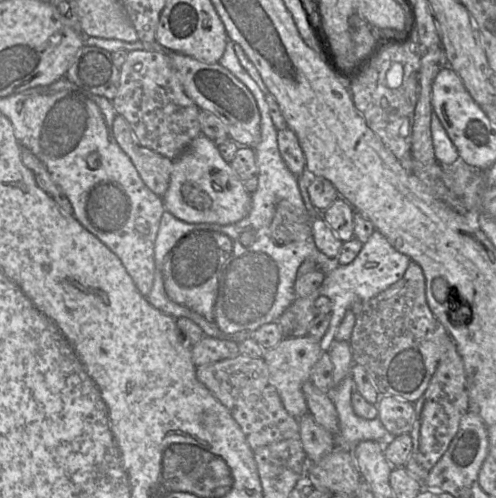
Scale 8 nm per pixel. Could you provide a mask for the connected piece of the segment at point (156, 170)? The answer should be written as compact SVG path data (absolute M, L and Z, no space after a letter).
M116 115L113 121L113 135L145 185L157 196L163 197L169 187L174 160L140 146L129 123L121 115Z

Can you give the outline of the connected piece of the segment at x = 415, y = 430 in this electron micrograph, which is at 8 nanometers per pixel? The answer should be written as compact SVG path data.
M451 344L440 358L426 391L413 406L414 421L408 433L412 440L412 450L404 468L414 479L424 482L430 470L447 450L458 431L462 417L469 410L463 360L454 344Z

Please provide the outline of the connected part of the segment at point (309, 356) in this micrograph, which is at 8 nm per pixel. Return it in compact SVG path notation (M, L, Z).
M309 335L294 338L284 337L274 348L264 352L263 359L268 367L270 383L277 390L284 408L296 419L300 419L308 413L302 386L310 380L311 371L322 353L320 343Z

